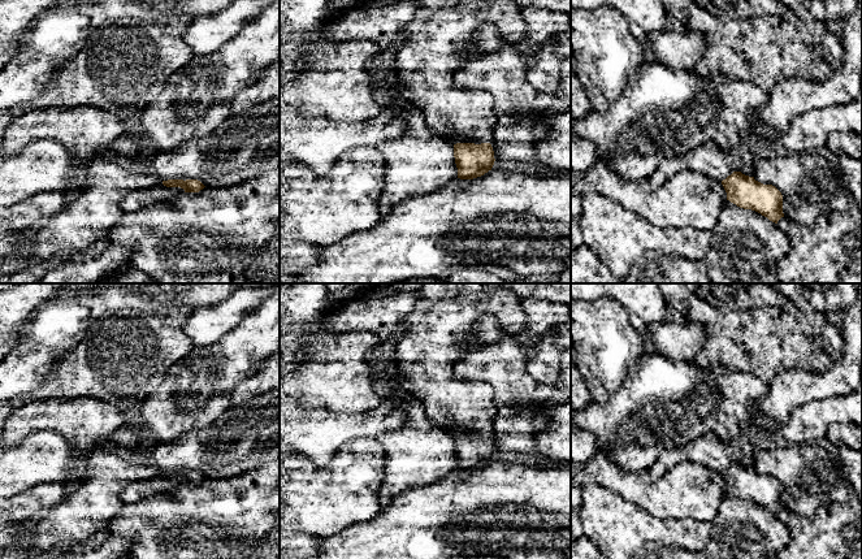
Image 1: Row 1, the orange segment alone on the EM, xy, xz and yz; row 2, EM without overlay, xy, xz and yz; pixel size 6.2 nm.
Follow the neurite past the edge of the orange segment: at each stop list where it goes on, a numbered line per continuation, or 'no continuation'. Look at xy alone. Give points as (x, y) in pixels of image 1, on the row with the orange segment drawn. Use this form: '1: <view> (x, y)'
1: xy (134, 200)

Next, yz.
1: yz (688, 199)

